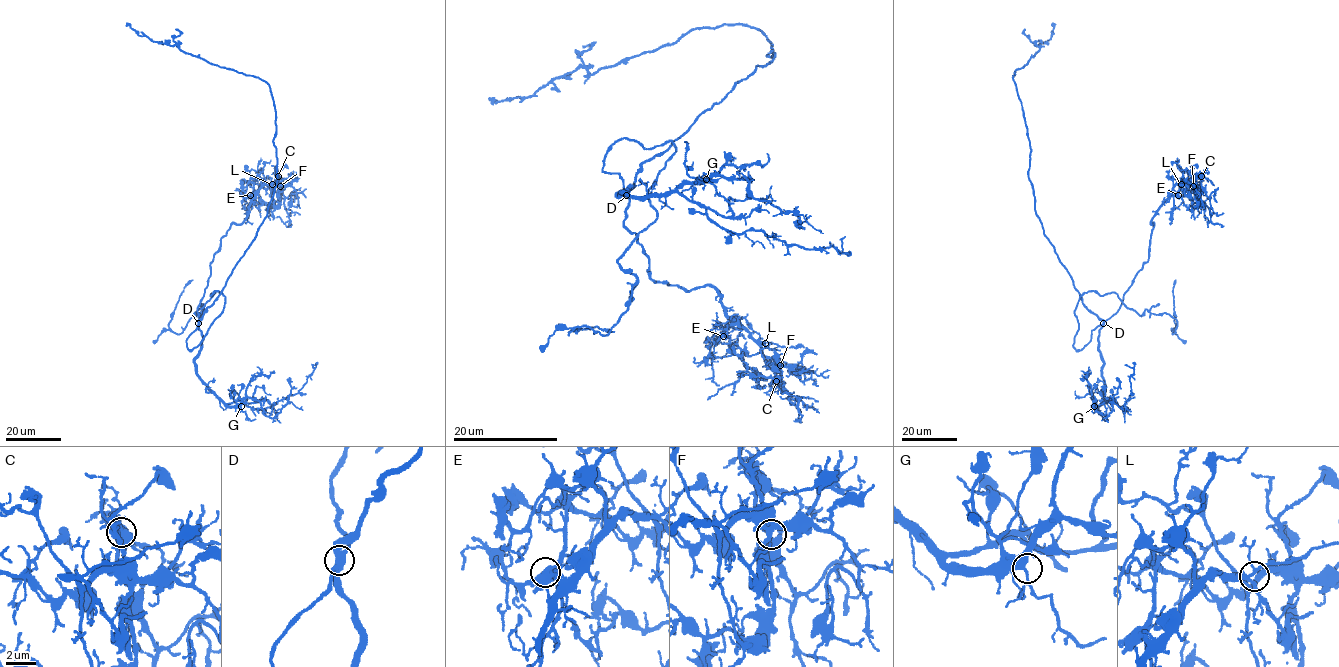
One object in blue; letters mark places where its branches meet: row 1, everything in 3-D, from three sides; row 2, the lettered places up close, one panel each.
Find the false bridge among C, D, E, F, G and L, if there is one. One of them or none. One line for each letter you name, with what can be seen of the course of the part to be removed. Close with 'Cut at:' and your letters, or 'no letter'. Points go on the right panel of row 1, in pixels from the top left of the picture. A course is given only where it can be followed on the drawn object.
D: course (1103, 323), (1045, 235), (1029, 178), (1013, 75), (1051, 25)
Cut at: D

